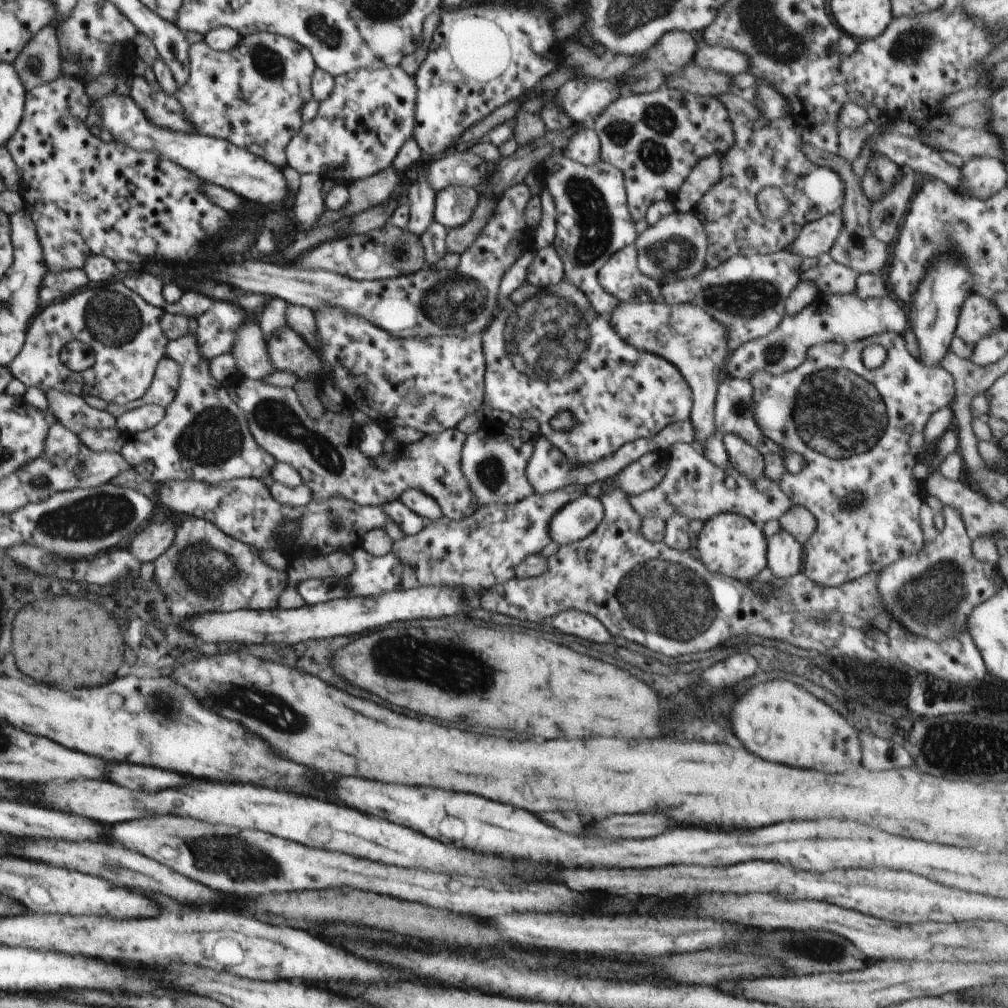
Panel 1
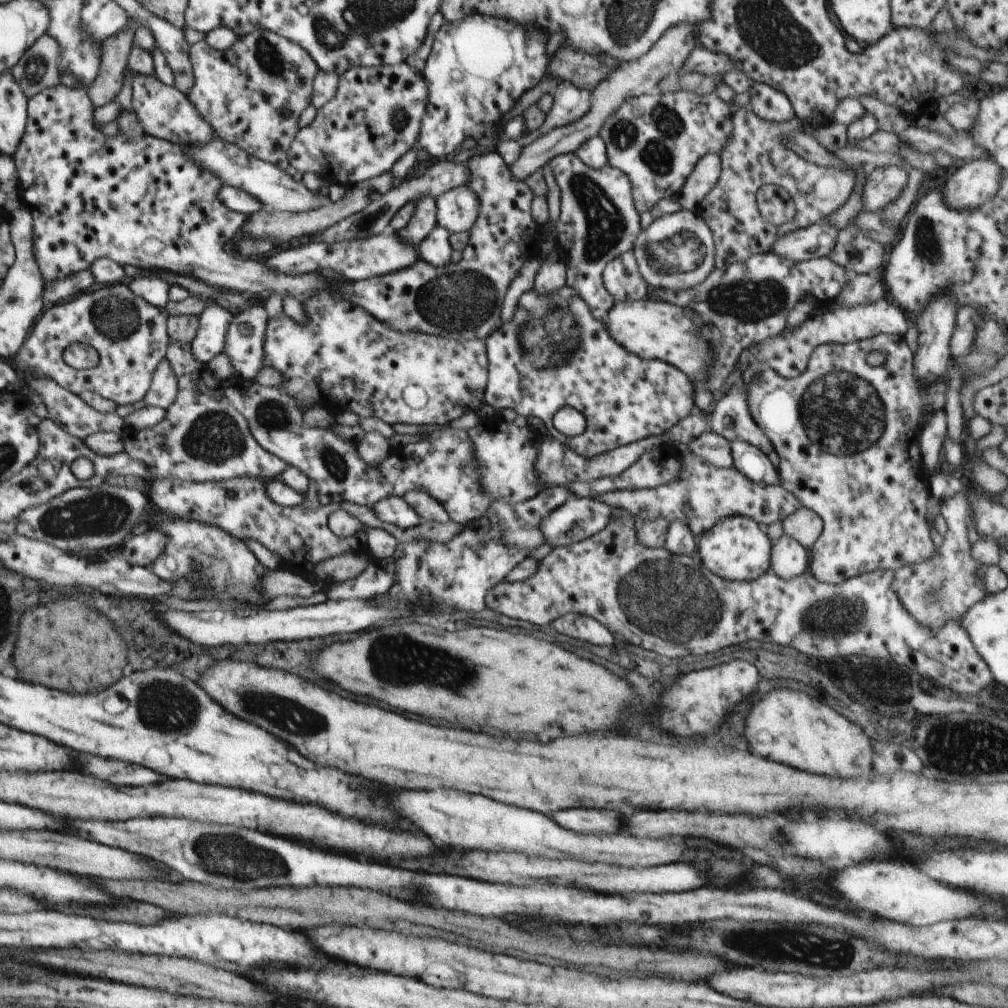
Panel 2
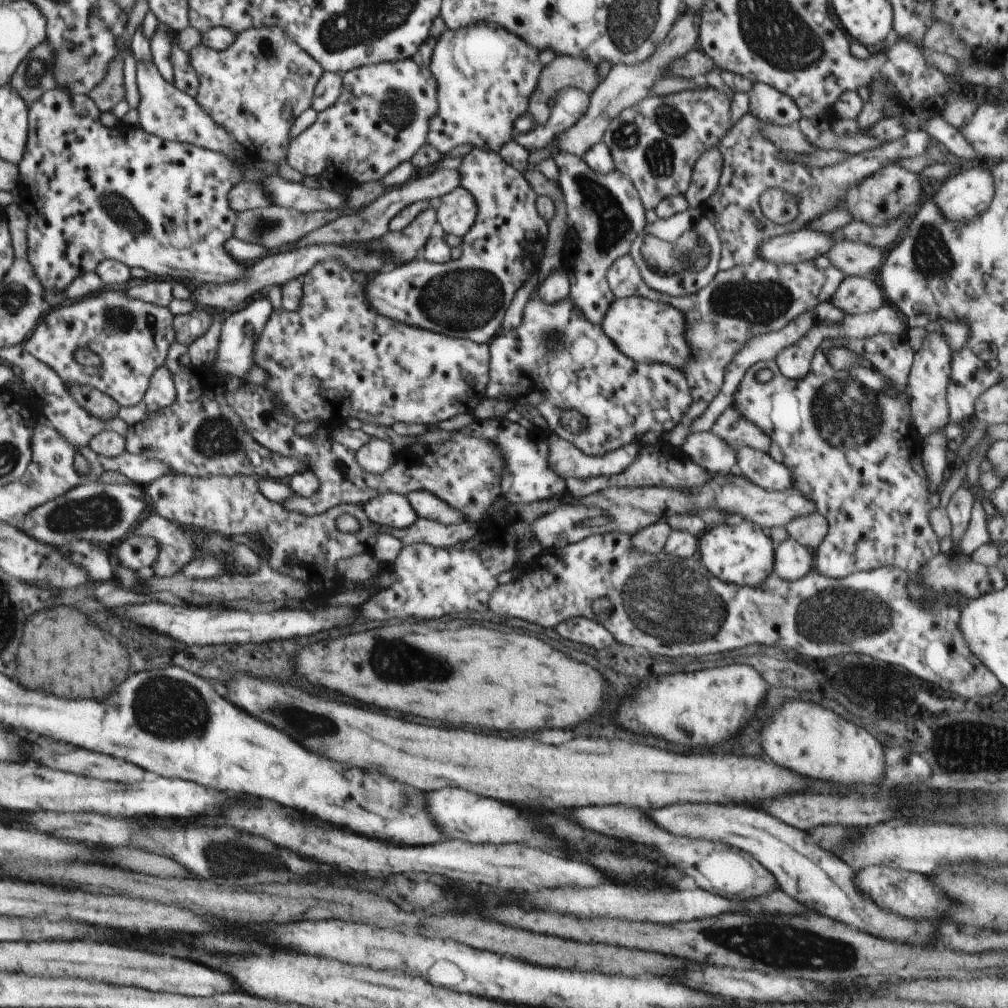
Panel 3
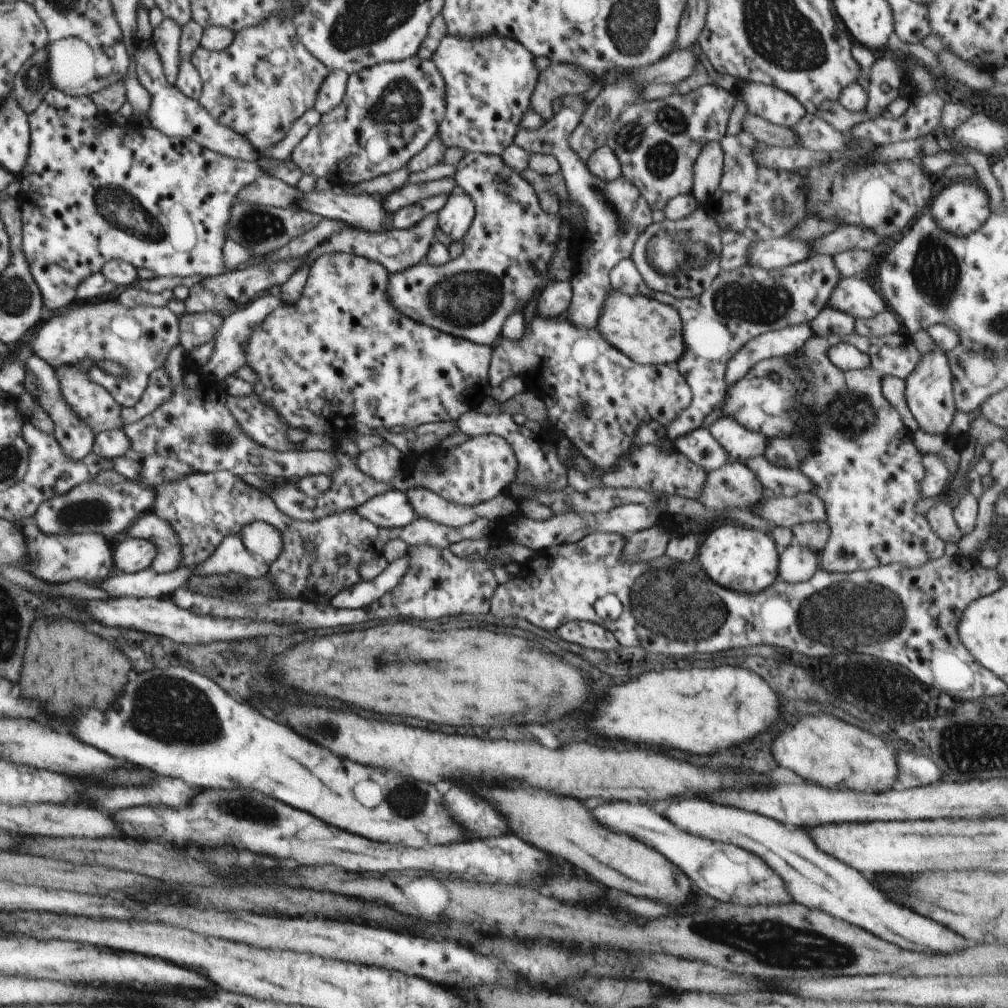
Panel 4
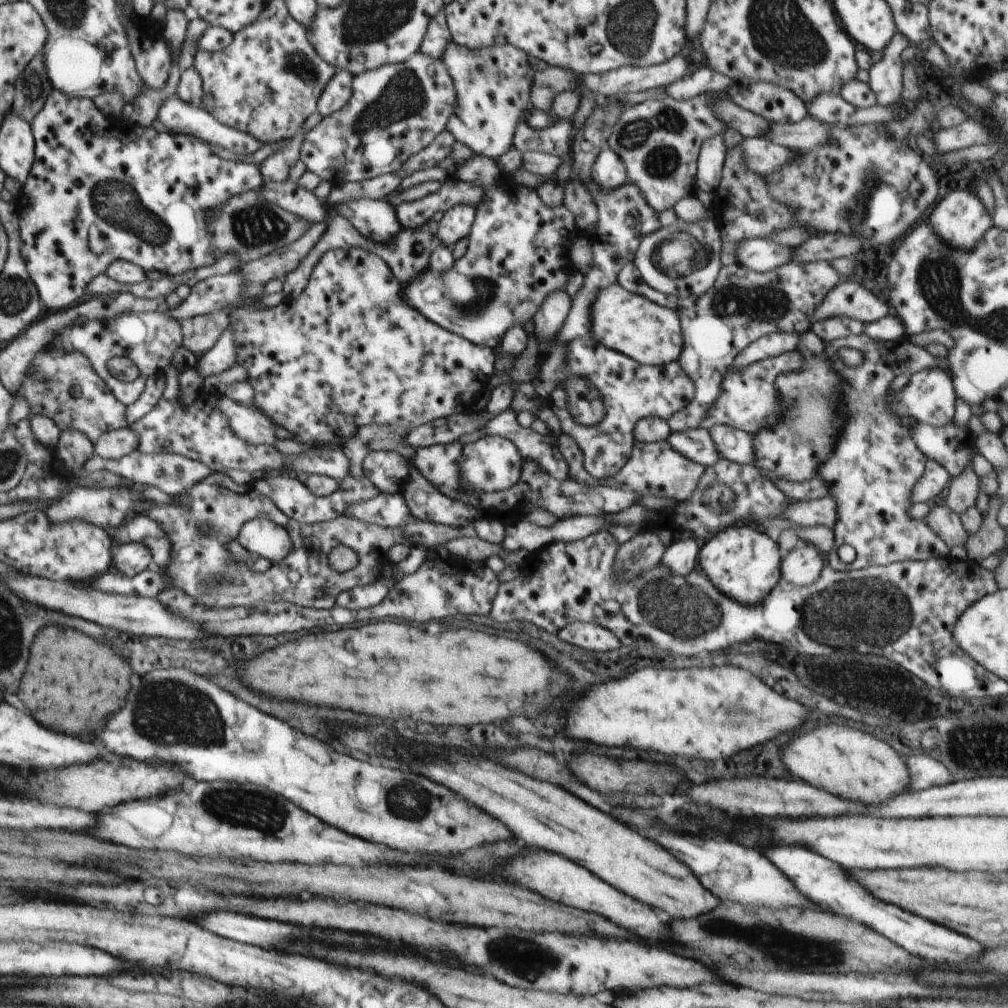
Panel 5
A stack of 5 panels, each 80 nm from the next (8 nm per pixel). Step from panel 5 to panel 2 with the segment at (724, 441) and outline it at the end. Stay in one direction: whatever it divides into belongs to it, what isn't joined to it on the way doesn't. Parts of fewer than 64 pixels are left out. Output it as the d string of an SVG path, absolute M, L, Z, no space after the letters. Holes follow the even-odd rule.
M735 383L726 396L714 406L709 420L710 430L730 442L741 440L770 454L773 444L750 416L744 384Z

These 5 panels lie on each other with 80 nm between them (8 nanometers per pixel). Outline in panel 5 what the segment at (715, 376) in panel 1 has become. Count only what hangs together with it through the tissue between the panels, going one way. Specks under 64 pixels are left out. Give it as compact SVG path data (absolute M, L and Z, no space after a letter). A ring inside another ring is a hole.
M618 283L610 284L598 292L598 300L592 304L591 336L606 348L616 350L642 365L666 365L679 360L683 348L681 321L678 314L669 308L660 307L648 298L630 294Z

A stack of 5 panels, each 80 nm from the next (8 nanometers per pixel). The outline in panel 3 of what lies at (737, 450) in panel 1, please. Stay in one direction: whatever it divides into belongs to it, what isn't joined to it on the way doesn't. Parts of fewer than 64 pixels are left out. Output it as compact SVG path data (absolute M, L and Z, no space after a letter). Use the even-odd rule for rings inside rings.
M743 447L737 453L735 470L747 480L769 491L785 491L795 486L793 472L784 464L776 462L768 453L763 453L753 448Z

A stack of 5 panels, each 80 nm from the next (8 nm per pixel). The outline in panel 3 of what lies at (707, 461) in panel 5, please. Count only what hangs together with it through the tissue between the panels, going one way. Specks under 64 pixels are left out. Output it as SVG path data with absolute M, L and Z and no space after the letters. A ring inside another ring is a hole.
M711 430L690 433L680 448L686 456L709 473L730 473L735 471L737 456L722 439Z

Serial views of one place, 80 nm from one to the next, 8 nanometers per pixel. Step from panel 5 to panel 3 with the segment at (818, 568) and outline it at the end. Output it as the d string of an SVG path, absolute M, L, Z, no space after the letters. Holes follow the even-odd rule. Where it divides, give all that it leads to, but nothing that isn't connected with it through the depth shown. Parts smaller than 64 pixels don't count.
M789 537L775 549L773 572L787 581L804 578L814 570L813 551L801 545L796 539Z

